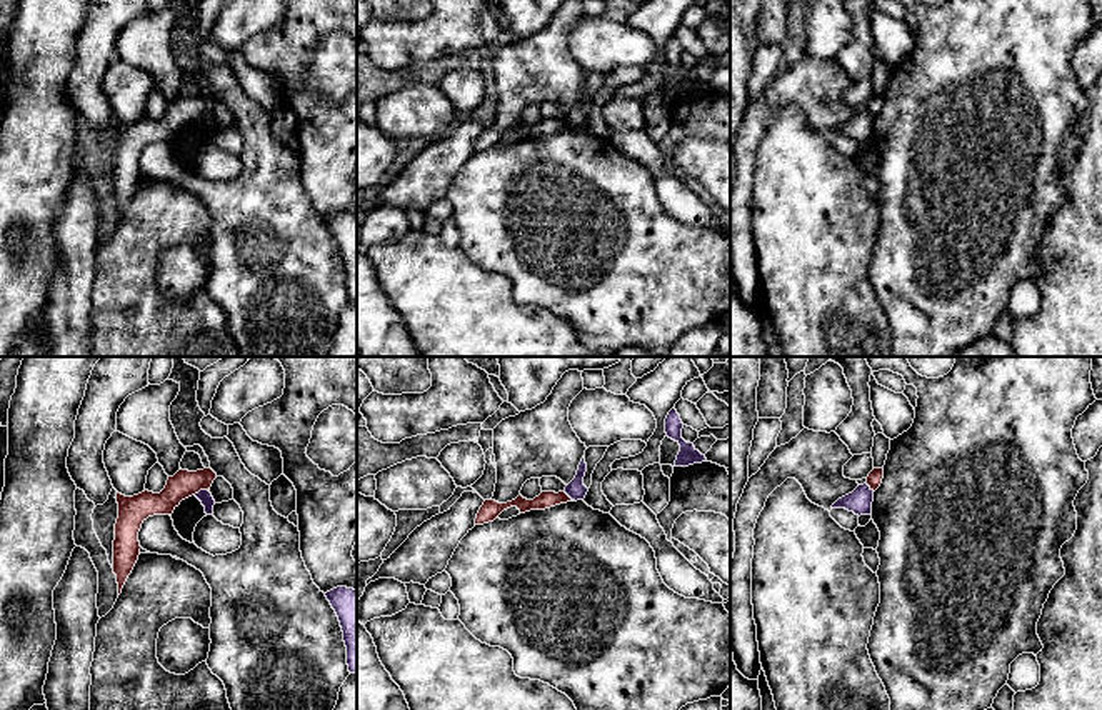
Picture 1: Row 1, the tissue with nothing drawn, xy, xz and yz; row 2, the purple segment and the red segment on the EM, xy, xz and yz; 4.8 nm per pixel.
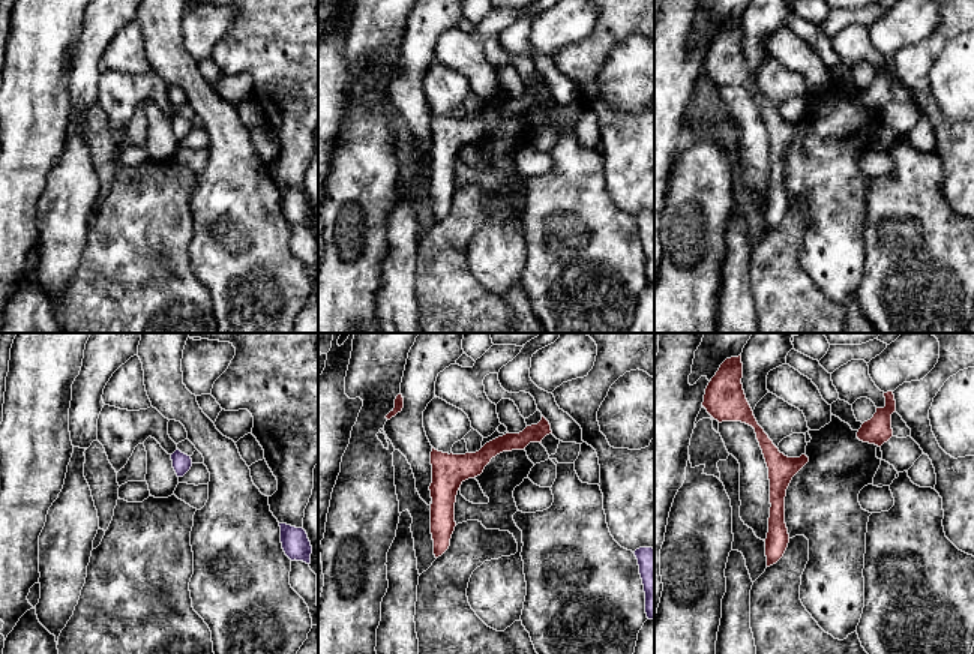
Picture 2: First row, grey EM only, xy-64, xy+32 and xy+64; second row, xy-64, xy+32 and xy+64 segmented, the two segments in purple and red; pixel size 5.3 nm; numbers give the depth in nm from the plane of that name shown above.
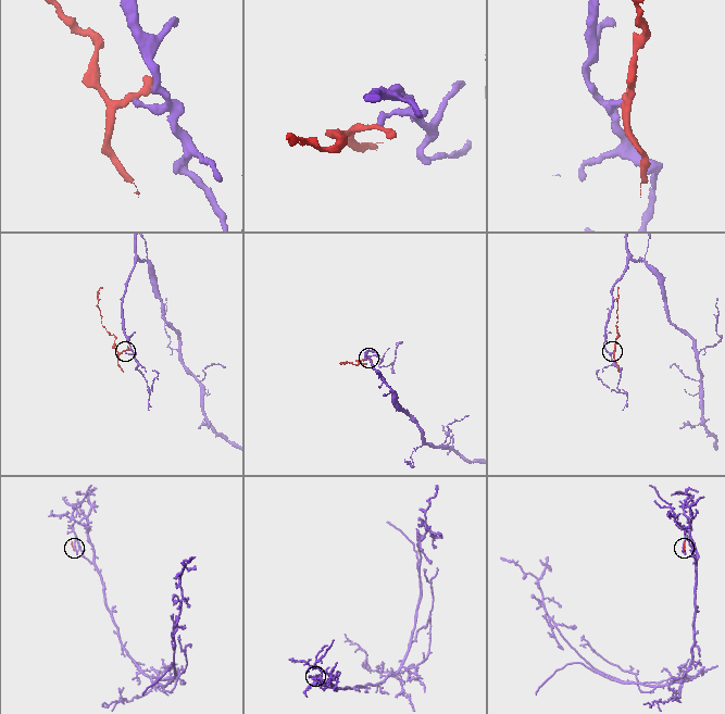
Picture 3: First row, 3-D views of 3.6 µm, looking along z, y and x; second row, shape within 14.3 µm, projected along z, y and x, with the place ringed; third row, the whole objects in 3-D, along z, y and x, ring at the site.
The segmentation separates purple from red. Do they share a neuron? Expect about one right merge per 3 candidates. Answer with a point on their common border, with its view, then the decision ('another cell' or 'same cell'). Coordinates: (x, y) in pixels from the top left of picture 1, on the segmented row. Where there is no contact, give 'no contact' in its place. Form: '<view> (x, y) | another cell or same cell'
xy (200, 490) | another cell

